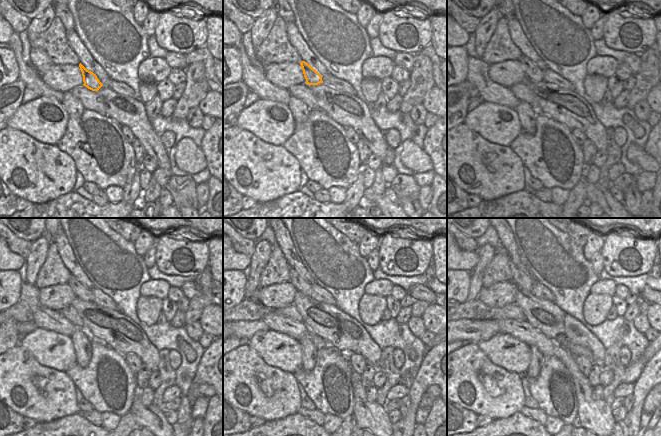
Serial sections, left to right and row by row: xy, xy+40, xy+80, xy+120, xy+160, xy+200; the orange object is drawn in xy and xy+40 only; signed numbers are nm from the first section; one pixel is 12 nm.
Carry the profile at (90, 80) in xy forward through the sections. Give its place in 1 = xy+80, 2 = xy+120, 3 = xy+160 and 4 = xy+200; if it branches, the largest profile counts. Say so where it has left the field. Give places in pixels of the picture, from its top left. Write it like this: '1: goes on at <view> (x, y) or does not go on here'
1: goes on at xy+80 (533, 72)
2: goes on at xy+120 (81, 291)
3: goes on at xy+160 (300, 284)
4: goes on at xy+200 (523, 281)

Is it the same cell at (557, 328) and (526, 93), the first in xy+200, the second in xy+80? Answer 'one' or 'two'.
two

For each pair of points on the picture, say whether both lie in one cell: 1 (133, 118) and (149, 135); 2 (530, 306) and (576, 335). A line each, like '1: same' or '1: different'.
1: same
2: same

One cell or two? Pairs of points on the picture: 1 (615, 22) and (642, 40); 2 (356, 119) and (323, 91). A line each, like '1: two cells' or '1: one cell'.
1: one cell
2: one cell

